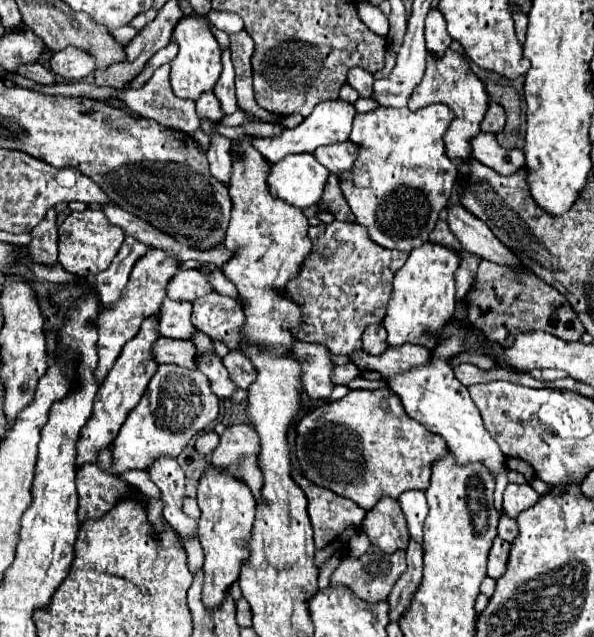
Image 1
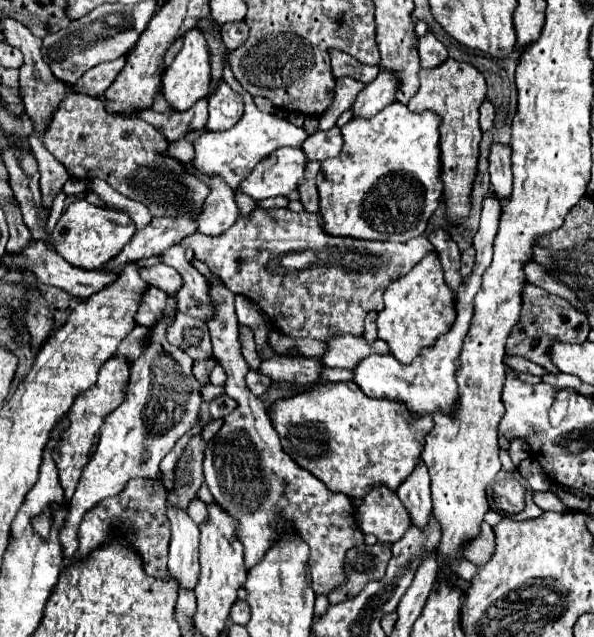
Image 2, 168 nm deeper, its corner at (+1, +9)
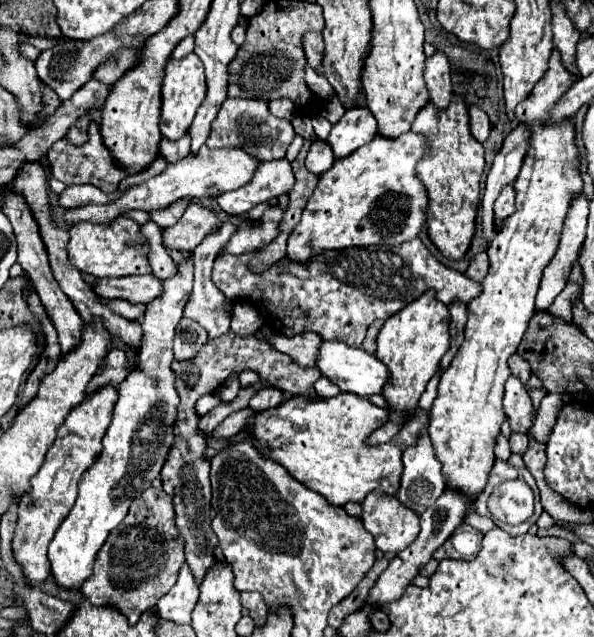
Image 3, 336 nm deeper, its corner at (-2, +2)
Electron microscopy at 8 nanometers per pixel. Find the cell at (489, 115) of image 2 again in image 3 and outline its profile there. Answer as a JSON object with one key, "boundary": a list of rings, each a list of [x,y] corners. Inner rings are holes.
{"boundary":[[[470,106],[470,130],[472,130],[472,136],[478,140],[478,142],[484,142],[492,130],[492,124],[486,116],[486,112],[482,112],[478,106]]]}

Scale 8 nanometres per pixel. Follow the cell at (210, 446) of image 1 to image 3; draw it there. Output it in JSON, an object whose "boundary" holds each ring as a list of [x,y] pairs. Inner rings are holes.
{"boundary":[[[244,408],[242,412],[236,412],[234,416],[228,416],[224,422],[220,422],[210,436],[212,438],[222,438],[222,440],[232,438],[232,436],[236,436],[246,426],[246,422],[248,422],[250,416],[252,416],[252,410]]]}

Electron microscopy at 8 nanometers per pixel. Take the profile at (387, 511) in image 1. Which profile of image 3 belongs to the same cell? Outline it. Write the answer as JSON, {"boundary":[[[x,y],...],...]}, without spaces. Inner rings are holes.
{"boundary":[[[374,490],[362,502],[362,524],[374,536],[378,550],[382,550],[382,552],[400,552],[402,548],[410,546],[414,542],[414,538],[418,536],[420,518],[410,508],[402,506],[396,496],[388,496],[380,490]]]}

